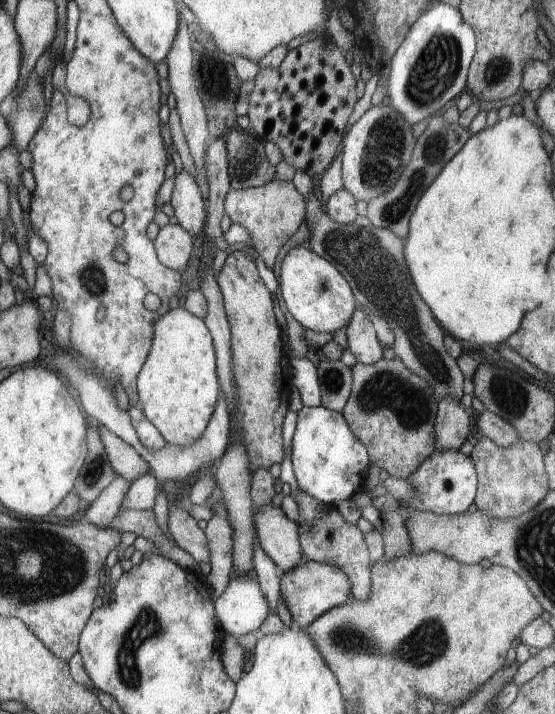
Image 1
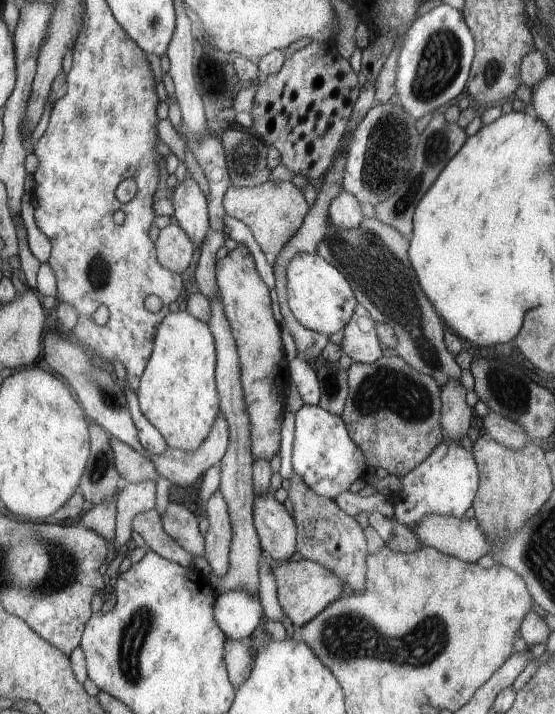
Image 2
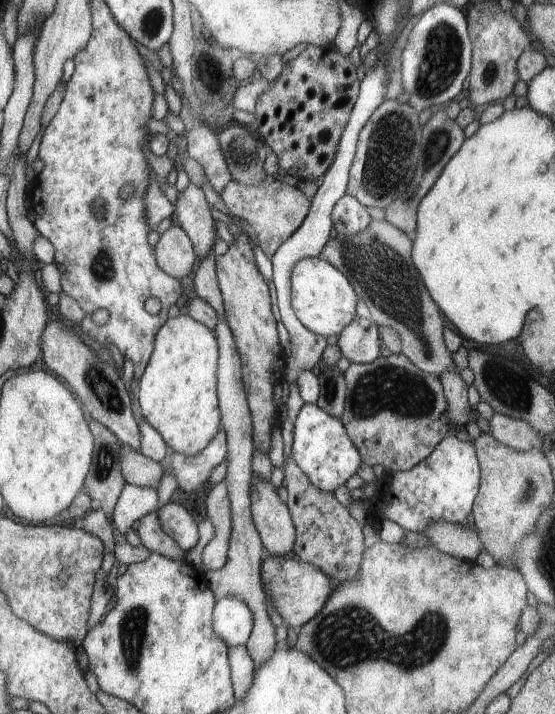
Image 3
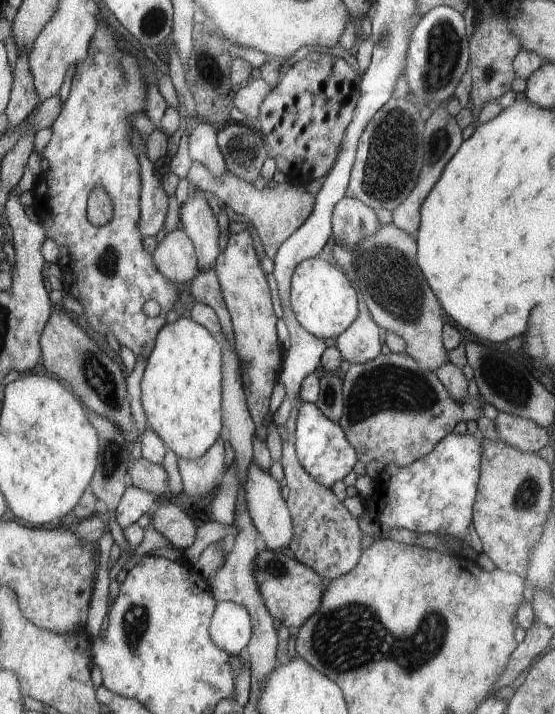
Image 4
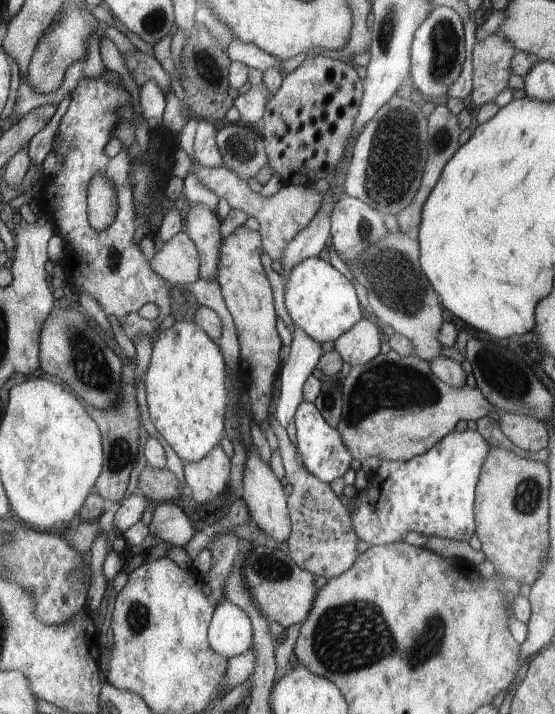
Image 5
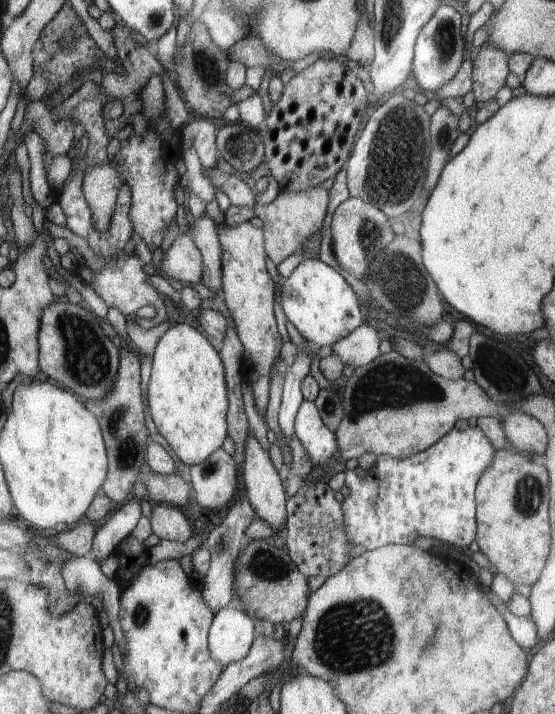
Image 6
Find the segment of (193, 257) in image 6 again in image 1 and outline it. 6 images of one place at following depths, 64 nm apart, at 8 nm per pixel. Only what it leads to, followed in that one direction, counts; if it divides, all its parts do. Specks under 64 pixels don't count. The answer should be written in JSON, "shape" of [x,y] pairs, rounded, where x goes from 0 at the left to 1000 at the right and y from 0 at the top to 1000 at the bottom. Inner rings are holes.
{"shape":[[[319,312],[288,317],[281,332],[274,336],[283,364],[294,373],[326,382],[348,350],[344,332]]]}

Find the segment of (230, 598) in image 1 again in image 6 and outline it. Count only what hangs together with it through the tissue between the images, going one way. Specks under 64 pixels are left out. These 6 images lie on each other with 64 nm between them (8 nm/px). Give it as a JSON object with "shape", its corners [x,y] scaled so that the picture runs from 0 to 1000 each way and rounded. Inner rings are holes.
{"shape":[[[422,845],[398,852],[384,861],[375,880],[377,919],[404,934],[431,927],[449,913],[461,892],[459,880],[456,866]]]}

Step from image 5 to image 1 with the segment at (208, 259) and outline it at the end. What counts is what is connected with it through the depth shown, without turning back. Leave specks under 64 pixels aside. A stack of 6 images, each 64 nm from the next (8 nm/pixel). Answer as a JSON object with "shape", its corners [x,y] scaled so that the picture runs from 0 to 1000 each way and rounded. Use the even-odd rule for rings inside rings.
{"shape":[[[328,237],[312,249],[305,280],[319,314],[344,331],[355,329],[369,314],[371,286],[348,246]]]}

